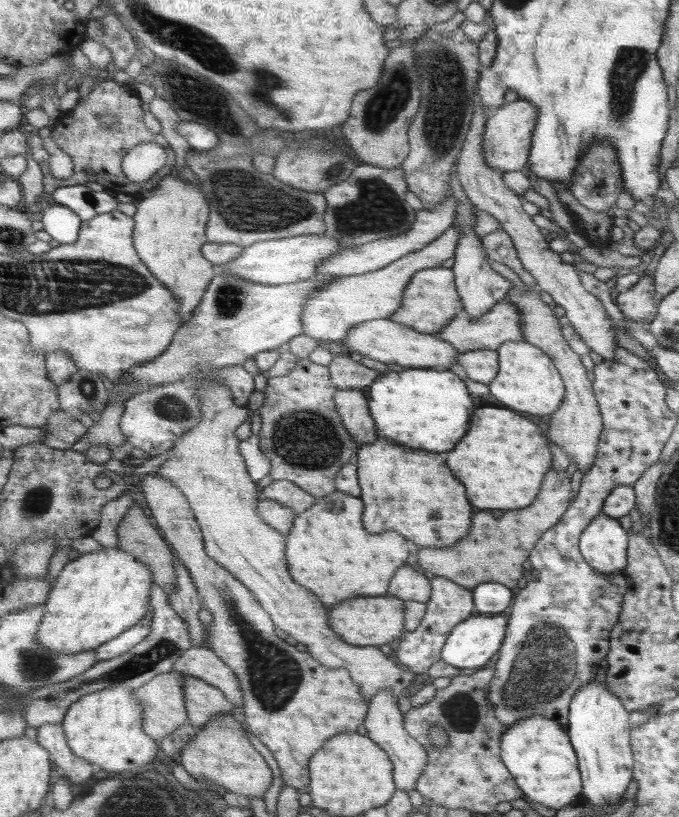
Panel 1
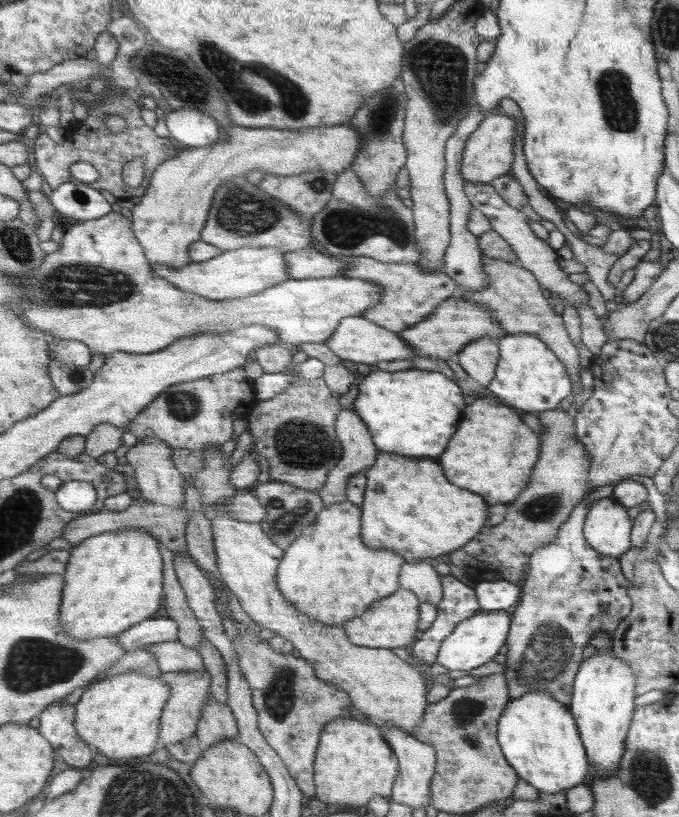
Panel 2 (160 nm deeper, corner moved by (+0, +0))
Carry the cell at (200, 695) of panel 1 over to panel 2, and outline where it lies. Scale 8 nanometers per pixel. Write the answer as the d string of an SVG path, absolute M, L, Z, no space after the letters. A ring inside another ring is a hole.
M210 694L210 706L206 706L206 715L202 715L200 722L198 722L196 735L199 740L199 744L202 748L208 746L214 746L227 738L235 738L240 736L240 728L237 726L237 720L234 719L233 712L227 703L220 703L214 699L214 696Z

